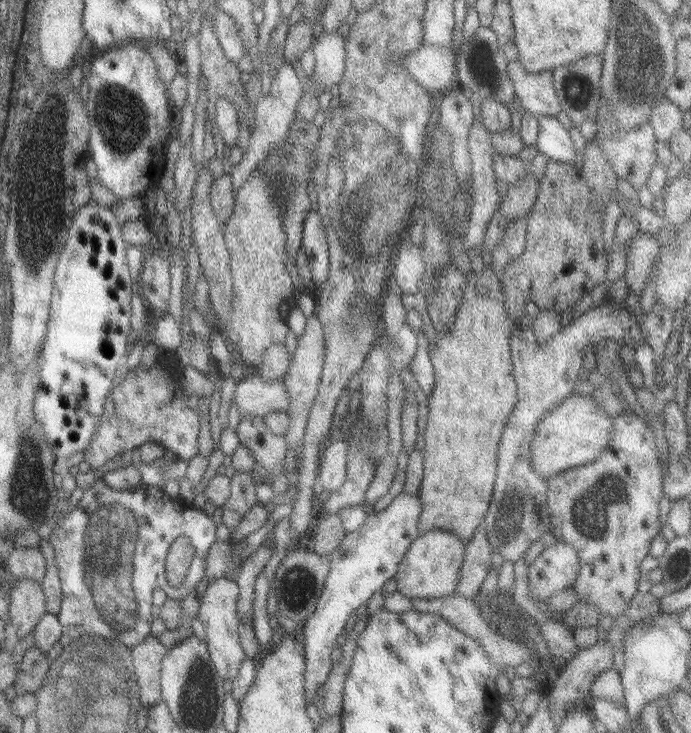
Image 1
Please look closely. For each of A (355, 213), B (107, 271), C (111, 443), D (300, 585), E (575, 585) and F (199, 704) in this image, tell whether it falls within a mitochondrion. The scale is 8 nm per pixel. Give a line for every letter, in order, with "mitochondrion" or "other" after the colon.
A: mitochondrion
B: other
C: other
D: mitochondrion
E: other
F: mitochondrion

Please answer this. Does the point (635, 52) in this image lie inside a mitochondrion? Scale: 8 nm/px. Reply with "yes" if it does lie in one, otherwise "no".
yes

